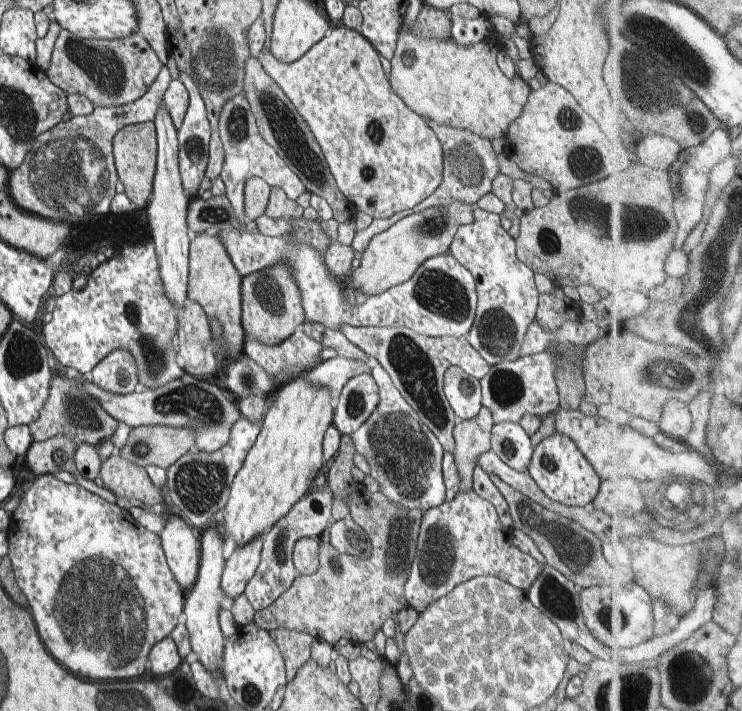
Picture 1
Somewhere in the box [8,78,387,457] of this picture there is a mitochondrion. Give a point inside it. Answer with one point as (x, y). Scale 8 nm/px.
(72, 162)

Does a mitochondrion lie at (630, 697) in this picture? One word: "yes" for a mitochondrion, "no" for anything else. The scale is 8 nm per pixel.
yes

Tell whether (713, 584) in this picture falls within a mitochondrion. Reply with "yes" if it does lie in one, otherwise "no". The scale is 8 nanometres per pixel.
no

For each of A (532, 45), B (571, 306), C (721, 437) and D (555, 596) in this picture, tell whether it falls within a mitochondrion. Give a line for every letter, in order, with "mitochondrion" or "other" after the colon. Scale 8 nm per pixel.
A: other
B: other
C: other
D: mitochondrion

